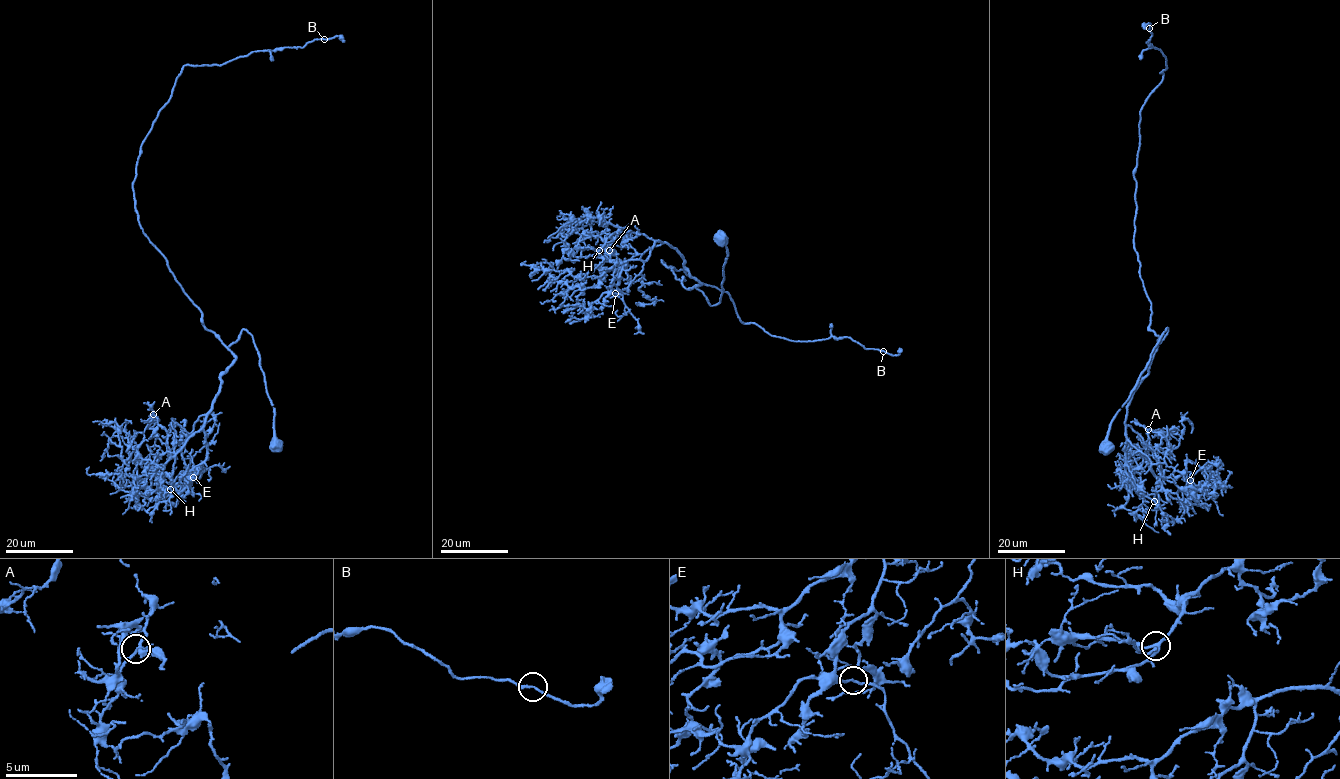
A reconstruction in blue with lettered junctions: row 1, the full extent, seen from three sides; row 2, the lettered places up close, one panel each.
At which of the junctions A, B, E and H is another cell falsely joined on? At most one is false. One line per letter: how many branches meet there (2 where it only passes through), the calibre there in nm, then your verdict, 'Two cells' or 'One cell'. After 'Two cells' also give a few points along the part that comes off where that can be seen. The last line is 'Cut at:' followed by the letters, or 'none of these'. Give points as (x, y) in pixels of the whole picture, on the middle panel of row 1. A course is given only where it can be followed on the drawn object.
A: Branches: 3. Thickness 170 nm. One cell
B: Branches: 2. Thickness 150 nm. One cell
E: Branches: 2. Thickness 140 nm. One cell
H: Branches: 3. Thickness 180 nm. One cell
Cut at: none of these

